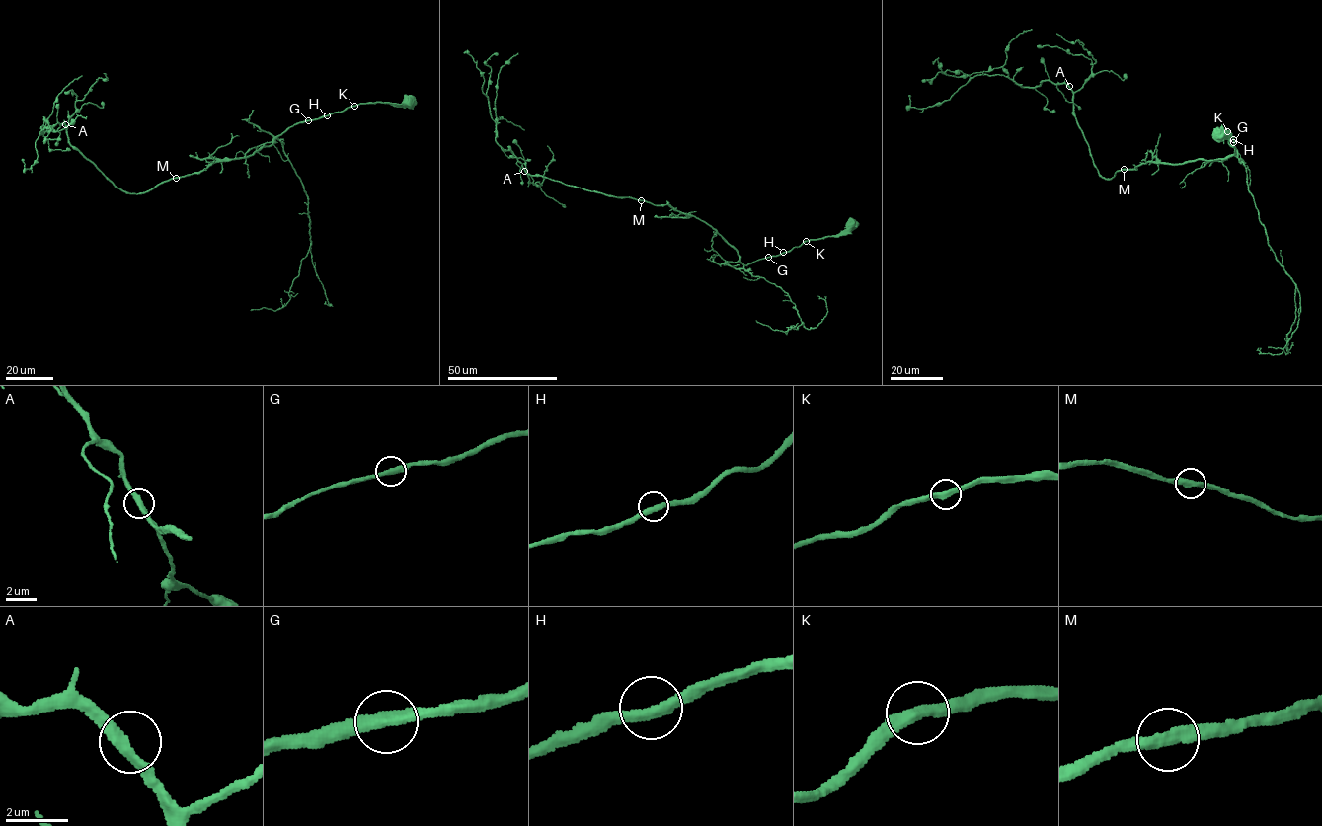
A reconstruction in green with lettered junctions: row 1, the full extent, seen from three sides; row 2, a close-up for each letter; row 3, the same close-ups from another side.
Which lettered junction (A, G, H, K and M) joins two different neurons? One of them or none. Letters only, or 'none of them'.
none of them

